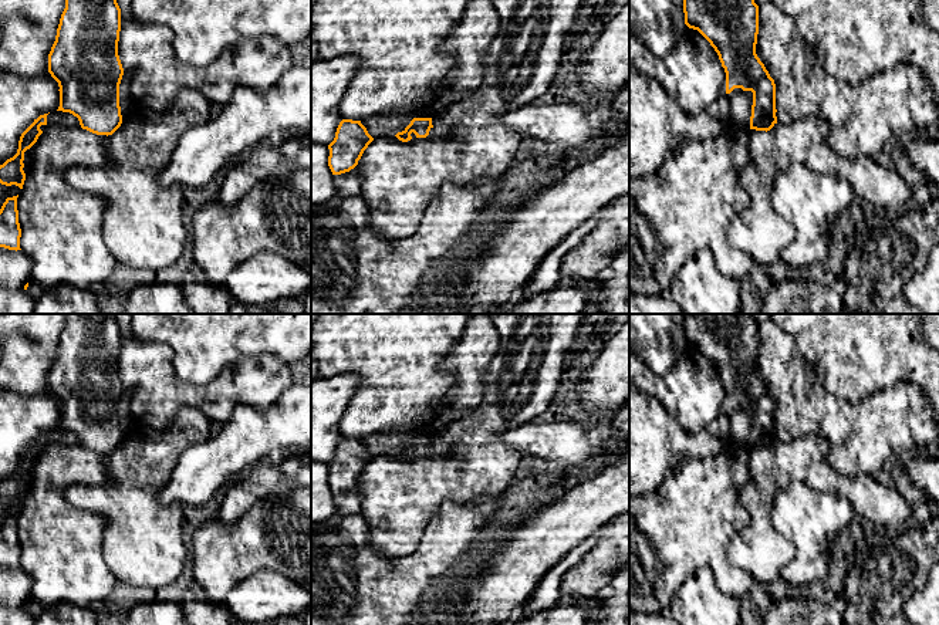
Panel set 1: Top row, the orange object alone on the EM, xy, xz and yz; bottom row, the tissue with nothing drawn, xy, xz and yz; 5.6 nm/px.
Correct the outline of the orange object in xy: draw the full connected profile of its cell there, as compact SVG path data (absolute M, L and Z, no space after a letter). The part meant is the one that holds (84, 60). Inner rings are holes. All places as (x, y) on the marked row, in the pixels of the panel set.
M65 0L55 41L48 54L48 72L60 87L57 111L78 118L82 129L112 135L122 124L119 84L124 68L118 55L121 9L116 0Z

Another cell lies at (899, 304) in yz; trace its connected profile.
M902 294L896 295L889 305L882 305L882 314L923 314L912 305Z

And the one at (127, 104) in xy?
M124 72L119 84L119 107L122 122L129 119L129 116L136 111L135 102L131 95L131 75Z

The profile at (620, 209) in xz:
M629 193L611 203L608 219L591 230L561 261L561 278L599 288L598 273L611 267L629 243Z

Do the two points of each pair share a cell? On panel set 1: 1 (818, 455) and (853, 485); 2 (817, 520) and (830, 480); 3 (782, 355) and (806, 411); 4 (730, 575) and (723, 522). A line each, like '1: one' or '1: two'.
1: one
2: two
3: one
4: one

